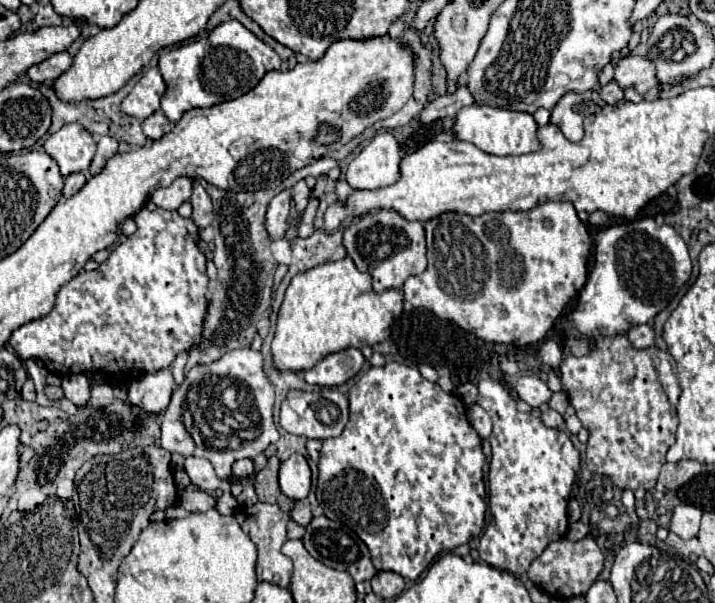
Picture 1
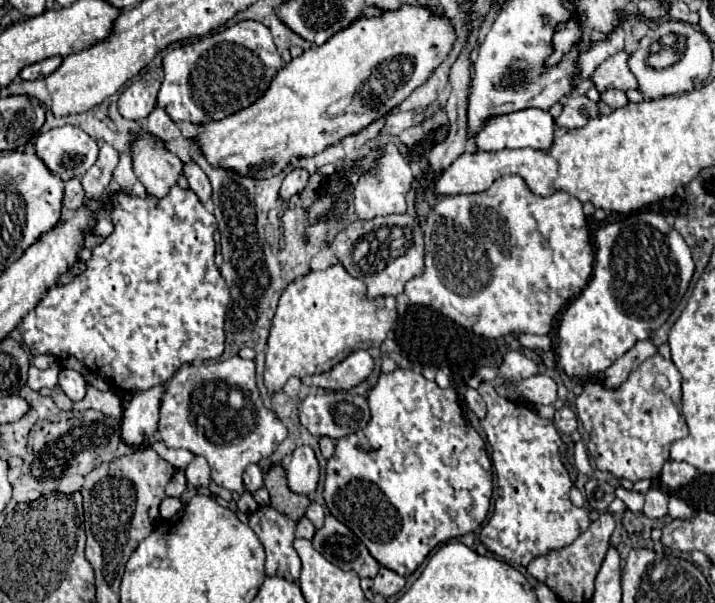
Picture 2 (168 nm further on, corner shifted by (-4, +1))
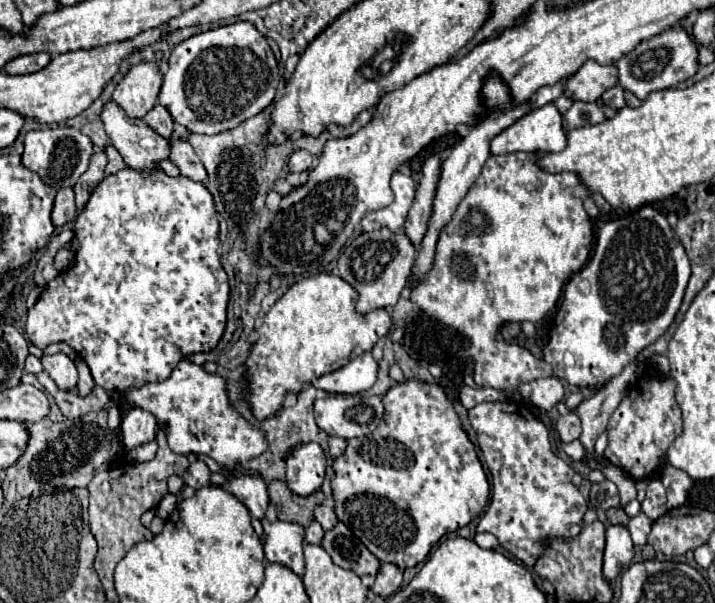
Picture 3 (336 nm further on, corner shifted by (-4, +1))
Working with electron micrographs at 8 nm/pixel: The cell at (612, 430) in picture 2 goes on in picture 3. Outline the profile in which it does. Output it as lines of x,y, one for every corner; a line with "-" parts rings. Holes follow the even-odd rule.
642,378
620,402
608,422
608,446
604,456
610,464
628,472
634,480
646,480
664,460
668,446
682,432
682,414
674,398
672,378

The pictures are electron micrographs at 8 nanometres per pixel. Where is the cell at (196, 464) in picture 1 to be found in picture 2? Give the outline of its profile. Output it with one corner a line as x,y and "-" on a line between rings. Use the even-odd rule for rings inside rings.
196,456
186,468
186,478
194,488
198,488
198,486
208,488
212,484
212,474
210,474
208,462
202,456

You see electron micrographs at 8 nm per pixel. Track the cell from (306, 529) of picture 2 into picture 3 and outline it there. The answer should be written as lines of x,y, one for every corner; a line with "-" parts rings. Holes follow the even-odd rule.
314,520
314,522
306,528
306,542
308,542
308,544
320,544
322,538
324,538
324,530
322,530
322,526

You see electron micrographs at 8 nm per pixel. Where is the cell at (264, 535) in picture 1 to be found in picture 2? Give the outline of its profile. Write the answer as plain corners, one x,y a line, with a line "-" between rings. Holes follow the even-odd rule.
260,506
254,514
250,514
248,526
256,532
262,546
266,548
266,576
280,576
288,582
296,582
300,576
300,558
292,546
296,522
272,506

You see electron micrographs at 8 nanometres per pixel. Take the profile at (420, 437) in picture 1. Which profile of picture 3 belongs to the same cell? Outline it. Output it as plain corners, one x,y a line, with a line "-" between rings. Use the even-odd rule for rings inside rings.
418,380
396,384
384,396
384,406
386,420
370,436
372,444
358,444
358,438
348,440
346,452
334,460
332,492
336,500
338,520
348,524
348,528
360,536
360,542
380,562
392,562
404,570
416,566
418,562
424,562
430,548
444,534
470,524
472,518
484,510
490,494
490,484
482,462
478,460
474,444
462,430
452,402
446,398
444,390
438,384
424,384
-
362,496
384,500
356,500
-
386,500
392,504
386,504

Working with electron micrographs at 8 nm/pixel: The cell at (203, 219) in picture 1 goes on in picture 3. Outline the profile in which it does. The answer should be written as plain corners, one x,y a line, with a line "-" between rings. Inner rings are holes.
176,128
172,132
172,142
170,142
170,160
180,168
182,176
188,176
196,182
202,182
206,178
206,168
196,156
194,148
182,140
182,132

